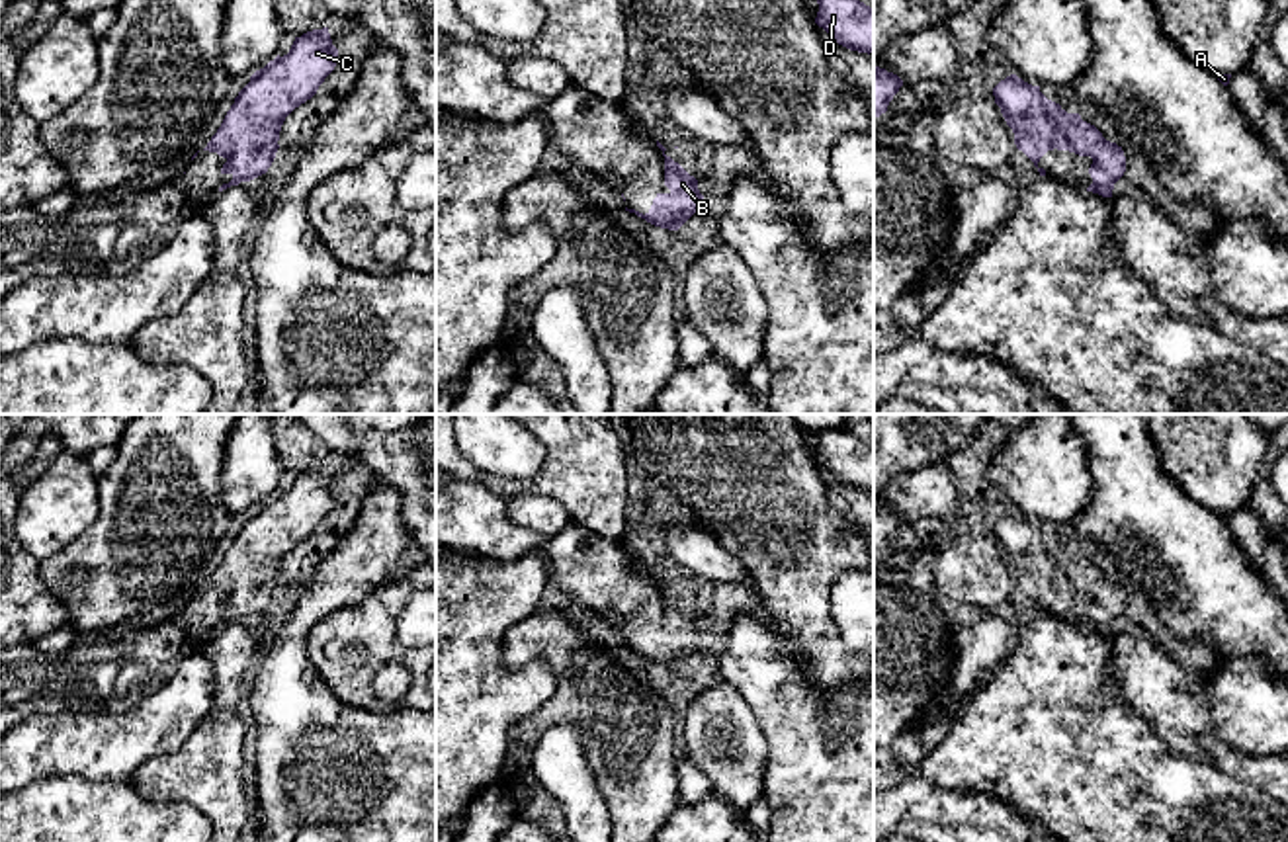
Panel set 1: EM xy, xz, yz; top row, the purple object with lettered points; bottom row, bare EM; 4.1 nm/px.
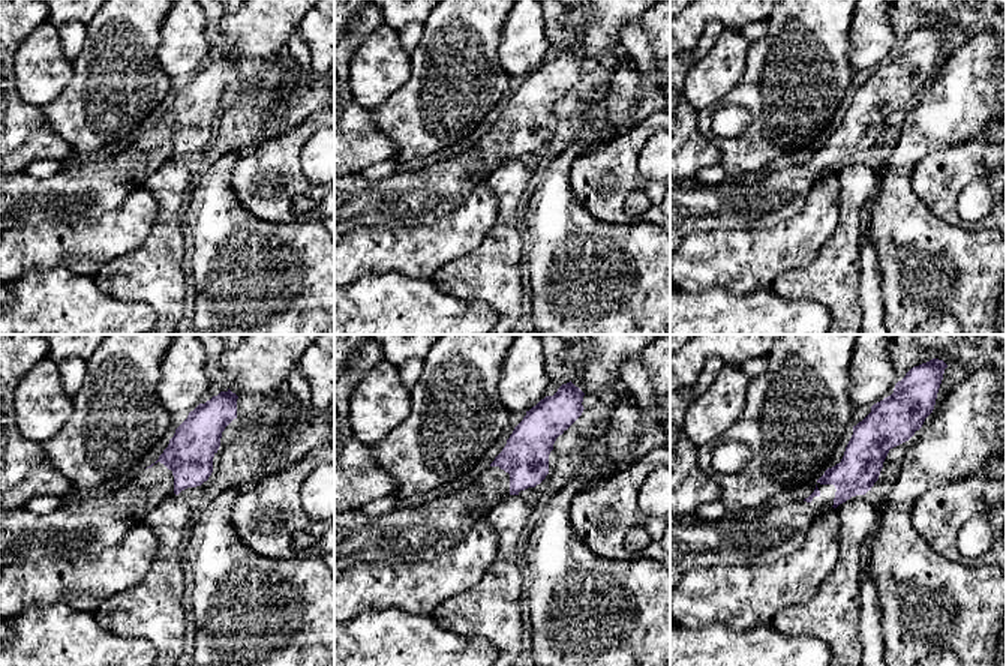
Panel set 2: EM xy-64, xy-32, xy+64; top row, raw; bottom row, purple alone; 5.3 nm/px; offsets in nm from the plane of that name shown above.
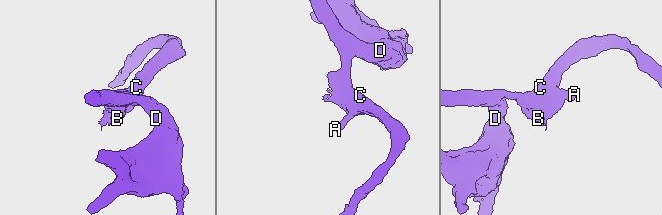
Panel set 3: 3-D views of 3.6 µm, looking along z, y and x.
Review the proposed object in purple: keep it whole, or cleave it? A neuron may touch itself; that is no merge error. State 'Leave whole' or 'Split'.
Leave whole

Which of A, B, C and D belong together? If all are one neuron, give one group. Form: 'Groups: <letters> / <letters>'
Groups: A B C D

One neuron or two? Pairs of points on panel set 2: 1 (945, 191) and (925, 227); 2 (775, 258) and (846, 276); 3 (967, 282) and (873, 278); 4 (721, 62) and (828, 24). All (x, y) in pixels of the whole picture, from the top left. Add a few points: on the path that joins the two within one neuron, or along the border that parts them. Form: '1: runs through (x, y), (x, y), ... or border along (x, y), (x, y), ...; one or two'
1: border along (912, 185), (916, 195), (936, 215), (952, 225); two
2: border along (828, 237), (810, 263), (783, 272), (774, 279); two
3: border along (873, 243), (880, 276), (883, 312); two
4: border along (751, 42), (747, 51), (745, 71), (735, 86); two

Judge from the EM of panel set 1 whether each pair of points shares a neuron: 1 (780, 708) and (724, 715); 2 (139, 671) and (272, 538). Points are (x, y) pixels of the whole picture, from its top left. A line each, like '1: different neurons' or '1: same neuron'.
1: different neurons
2: same neuron

